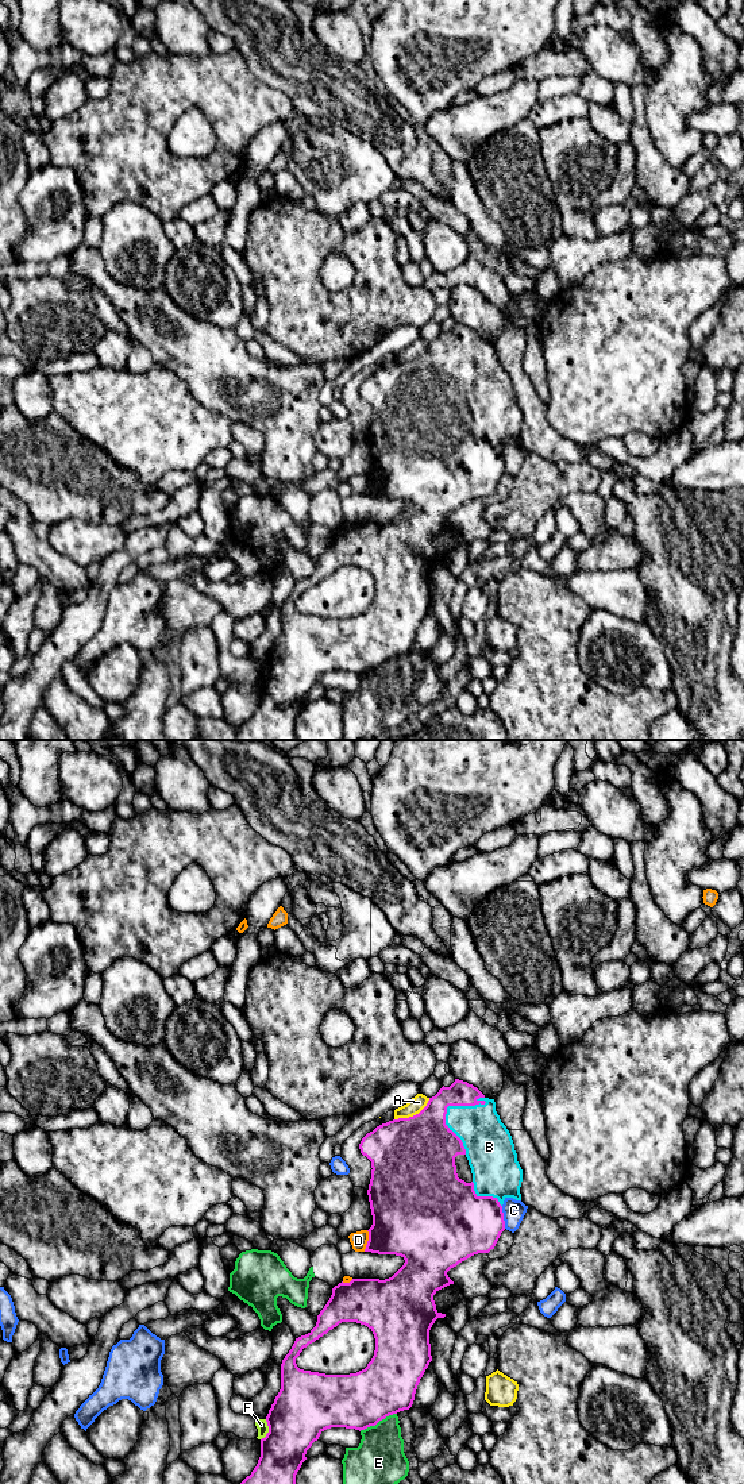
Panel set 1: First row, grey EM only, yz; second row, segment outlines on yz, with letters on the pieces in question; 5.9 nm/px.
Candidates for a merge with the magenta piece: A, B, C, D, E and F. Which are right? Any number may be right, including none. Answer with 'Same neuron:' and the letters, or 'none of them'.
Same neuron: B

